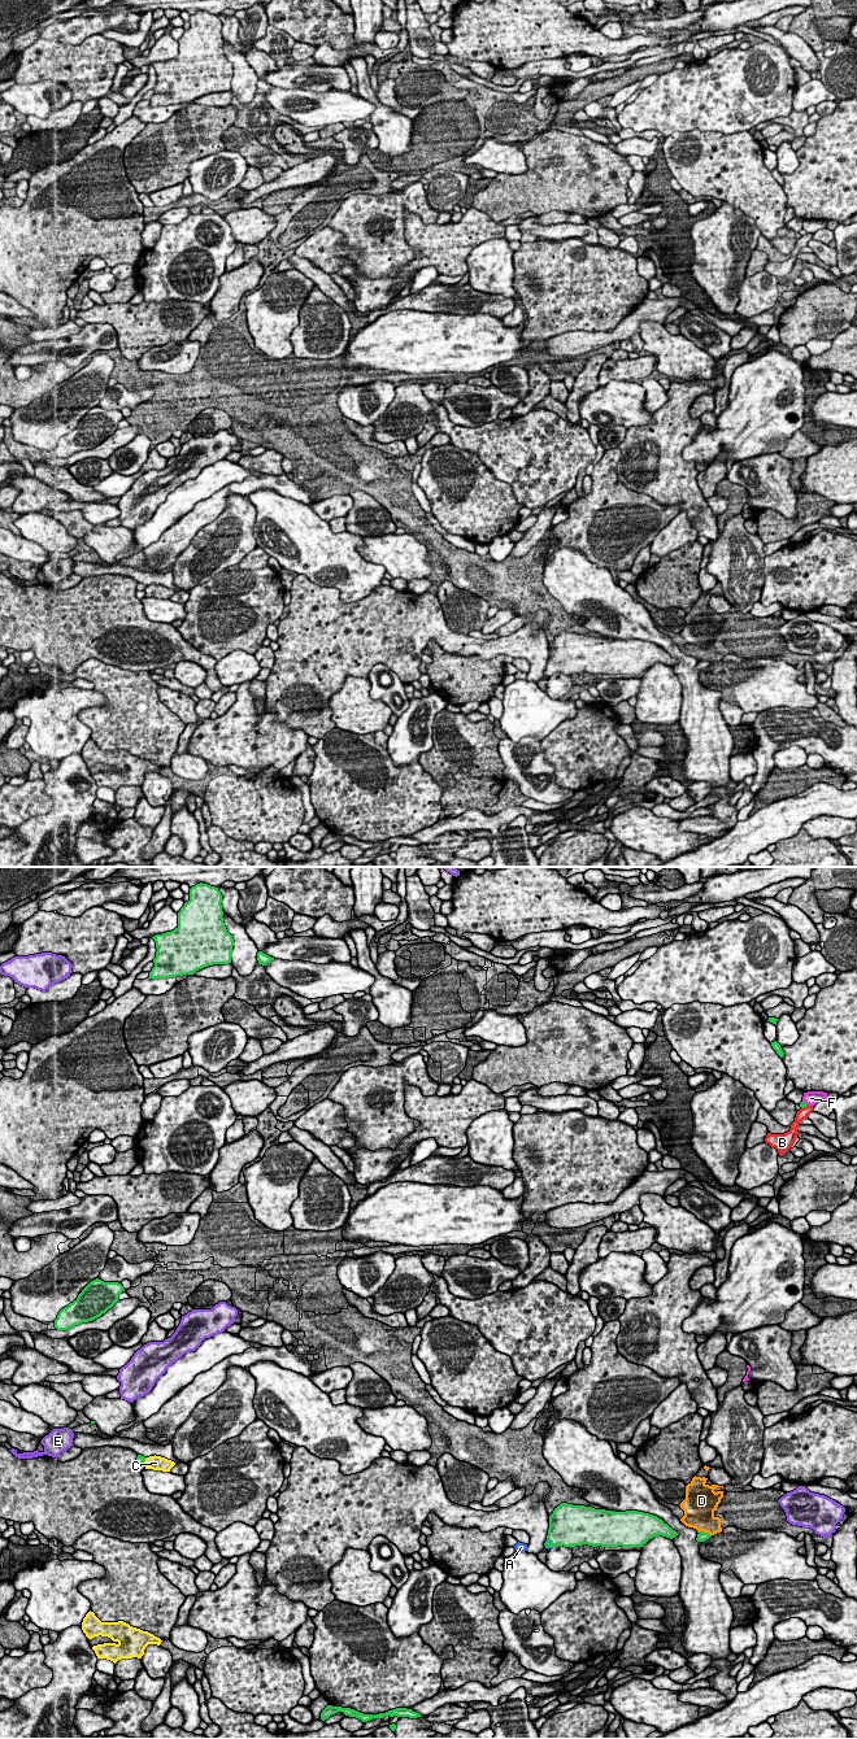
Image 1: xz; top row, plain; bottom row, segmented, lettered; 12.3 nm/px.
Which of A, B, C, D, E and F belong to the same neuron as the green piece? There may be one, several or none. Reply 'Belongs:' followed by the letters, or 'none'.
Belongs: none

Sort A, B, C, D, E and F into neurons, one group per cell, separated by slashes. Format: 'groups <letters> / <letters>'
groups A / B / C / D / E / F

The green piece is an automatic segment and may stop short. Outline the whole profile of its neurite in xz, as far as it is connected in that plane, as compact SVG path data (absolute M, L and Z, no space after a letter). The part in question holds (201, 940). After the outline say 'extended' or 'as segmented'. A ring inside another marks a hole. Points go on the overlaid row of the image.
M200 882L190 889L178 927L152 937L157 951L148 979L193 975L208 966L231 963L234 938L225 927L221 903L216 886Z; as segmented

